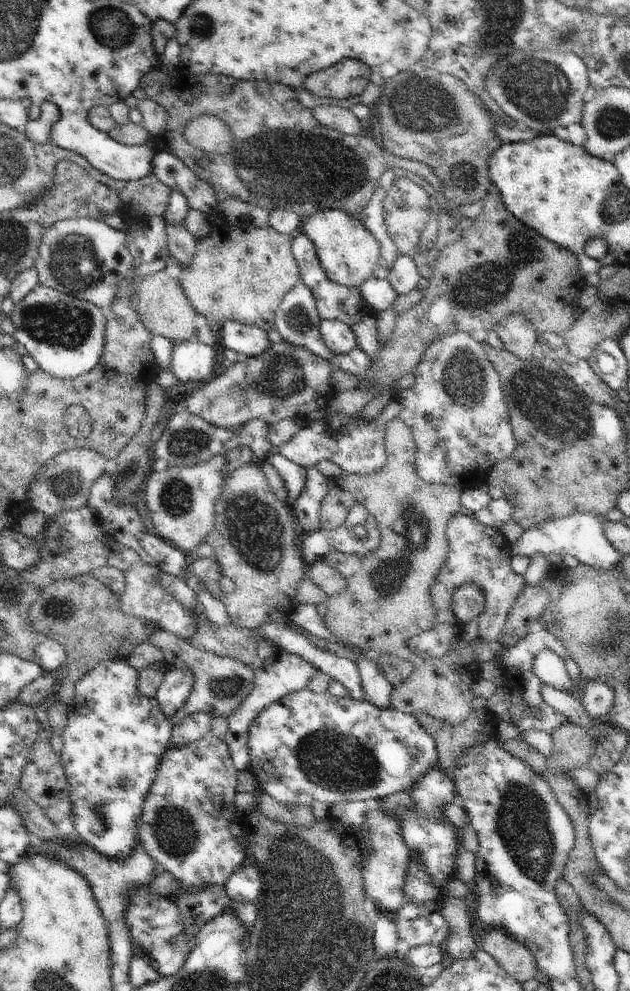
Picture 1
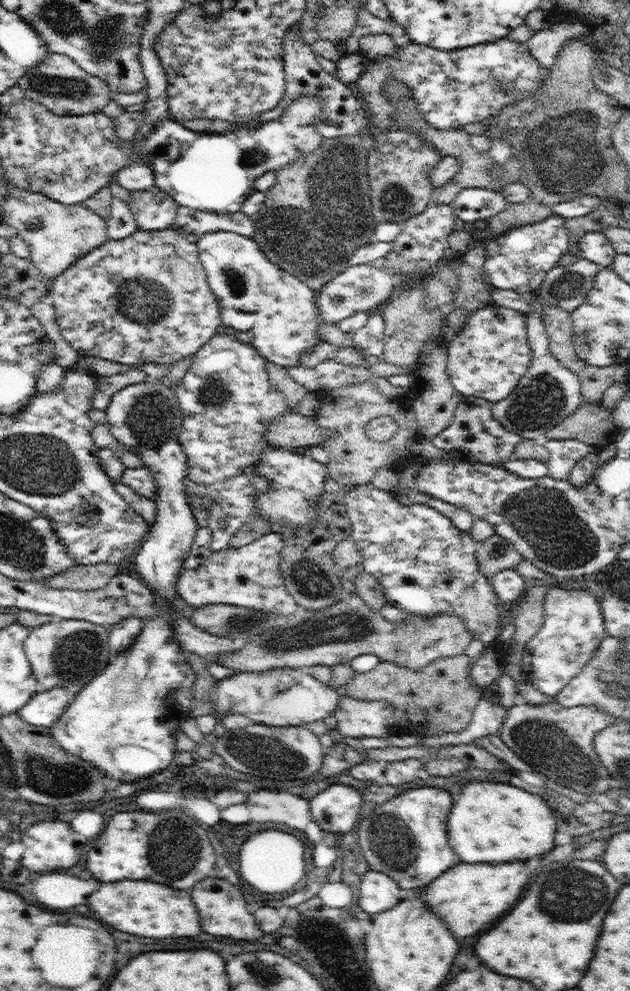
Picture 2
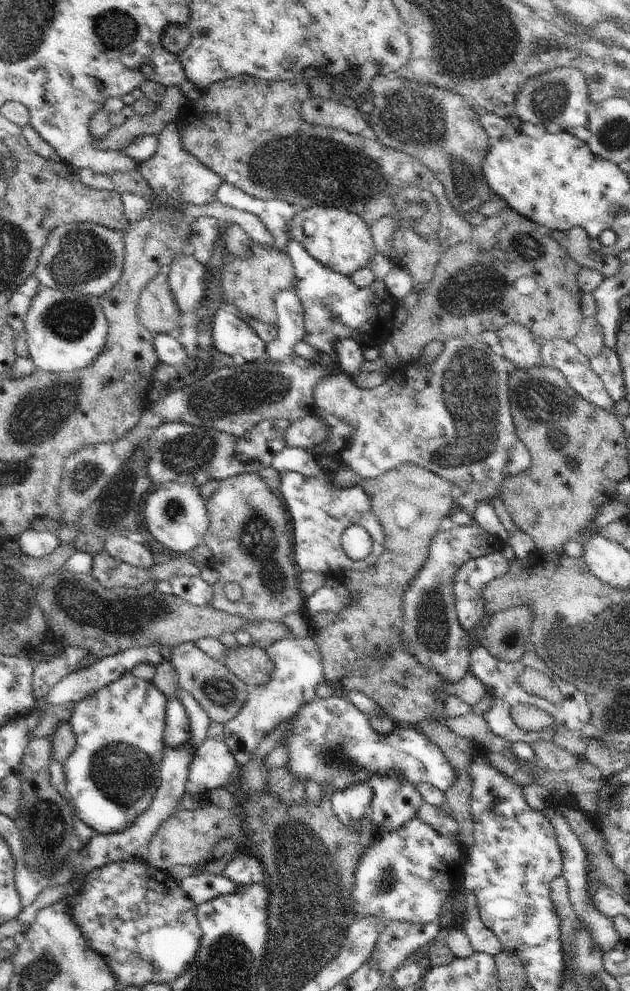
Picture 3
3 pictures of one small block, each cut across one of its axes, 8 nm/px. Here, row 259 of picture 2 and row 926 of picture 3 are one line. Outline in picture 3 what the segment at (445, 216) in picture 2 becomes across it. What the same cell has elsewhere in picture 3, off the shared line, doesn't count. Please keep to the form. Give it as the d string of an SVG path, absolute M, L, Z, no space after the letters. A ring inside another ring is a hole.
M438 919L432 923L390 921L382 927L379 941L366 961L372 961L382 975L392 974L405 959L440 938L443 931Z

